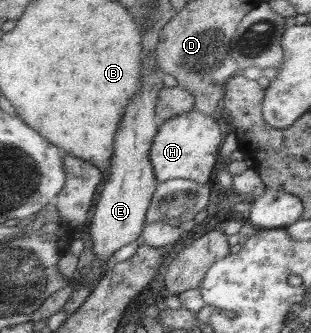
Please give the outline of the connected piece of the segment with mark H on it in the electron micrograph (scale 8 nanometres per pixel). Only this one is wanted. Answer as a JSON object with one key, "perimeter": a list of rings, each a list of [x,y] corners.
{"perimeter":[[[191,110],[164,121],[152,139],[149,160],[158,183],[176,178],[208,184],[221,148],[223,128],[210,115]]]}

